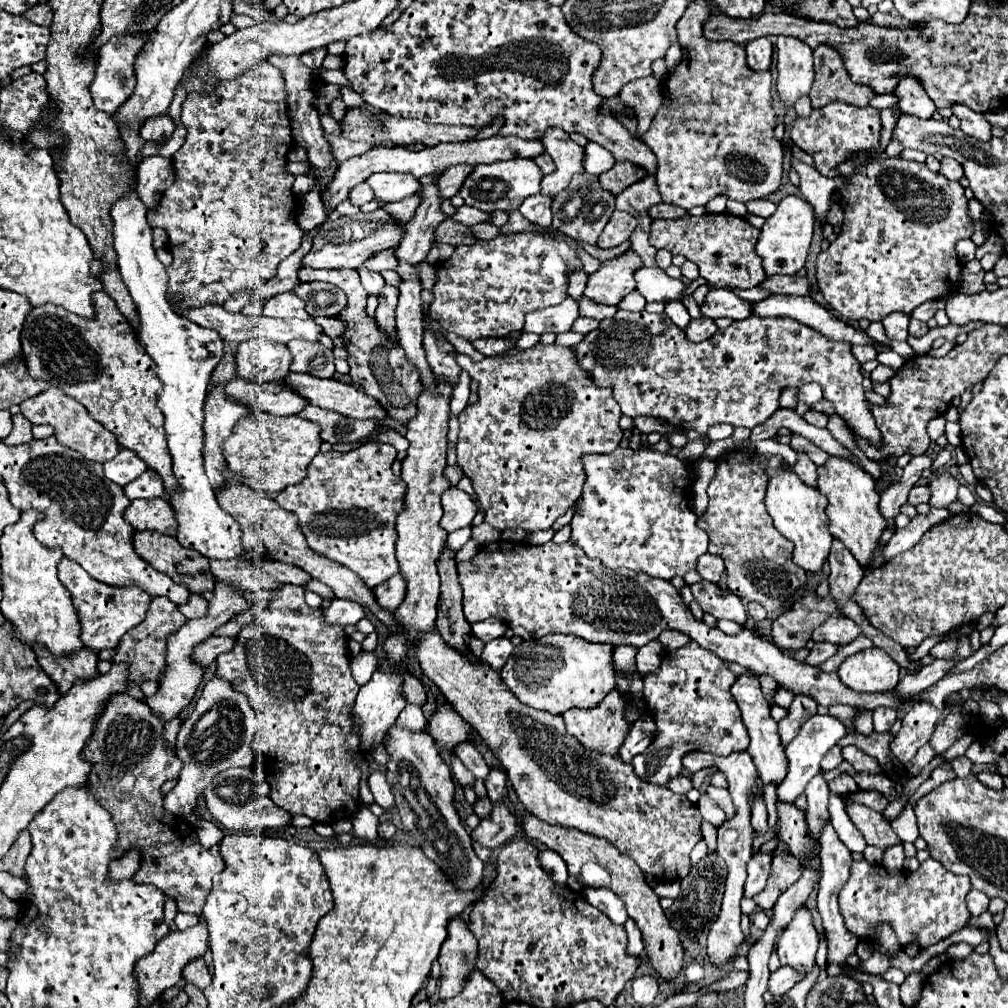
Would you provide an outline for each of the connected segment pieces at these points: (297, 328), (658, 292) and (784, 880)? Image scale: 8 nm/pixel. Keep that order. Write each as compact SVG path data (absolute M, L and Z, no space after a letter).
M206 306L206 308L190 308L186 312L178 312L182 316L186 316L192 322L198 322L204 328L212 328L216 330L222 340L226 342L242 342L248 338L266 338L270 342L278 342L278 344L288 344L294 338L302 338L308 342L320 342L320 336L324 334L322 326L318 326L312 318L308 320L280 320L280 318L268 318L268 316L246 316L246 314L230 314L226 312L222 306Z
M642 266L636 274L636 290L646 298L646 302L672 302L682 300L686 284L682 280L670 278L662 268Z
M790 852L774 854L768 884L766 884L766 888L764 888L758 896L754 896L756 904L758 904L762 910L772 910L772 906L774 906L776 900L778 900L778 896L780 896L788 886L792 886L800 876L802 876L802 866L800 866L798 858L794 858Z

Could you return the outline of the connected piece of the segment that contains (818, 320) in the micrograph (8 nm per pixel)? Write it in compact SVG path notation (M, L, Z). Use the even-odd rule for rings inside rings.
M772 294L760 302L752 302L752 314L754 316L760 316L760 318L792 318L820 334L824 334L826 338L830 340L836 340L836 342L846 342L850 346L874 346L874 340L866 334L866 330L862 328L854 328L852 324L836 318L826 306L818 304L816 300L812 300L810 296L782 296L782 294Z

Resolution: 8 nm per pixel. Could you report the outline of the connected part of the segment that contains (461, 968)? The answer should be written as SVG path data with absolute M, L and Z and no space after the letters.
M456 916L448 922L448 938L442 944L438 962L442 966L442 980L440 980L440 998L448 1000L454 998L462 990L462 980L466 972L476 966L476 938L470 932L468 924L462 916Z

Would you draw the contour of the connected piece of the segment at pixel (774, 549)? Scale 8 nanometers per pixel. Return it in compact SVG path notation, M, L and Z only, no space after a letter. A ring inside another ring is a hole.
M740 448L734 450L730 456L722 456L718 458L718 470L716 470L716 478L710 482L708 486L708 508L706 512L698 518L698 526L710 536L710 554L722 554L726 570L728 570L728 588L740 596L746 602L758 602L766 608L766 612L776 618L782 612L790 610L786 608L786 604L798 594L800 588L806 588L806 572L796 566L792 562L792 552L794 552L794 544L790 540L786 540L772 524L770 514L764 508L764 494L766 494L766 476L764 476L764 468L766 464L770 464L770 460L774 460L774 464L782 464L780 456L764 456L764 454L756 454L752 448Z

